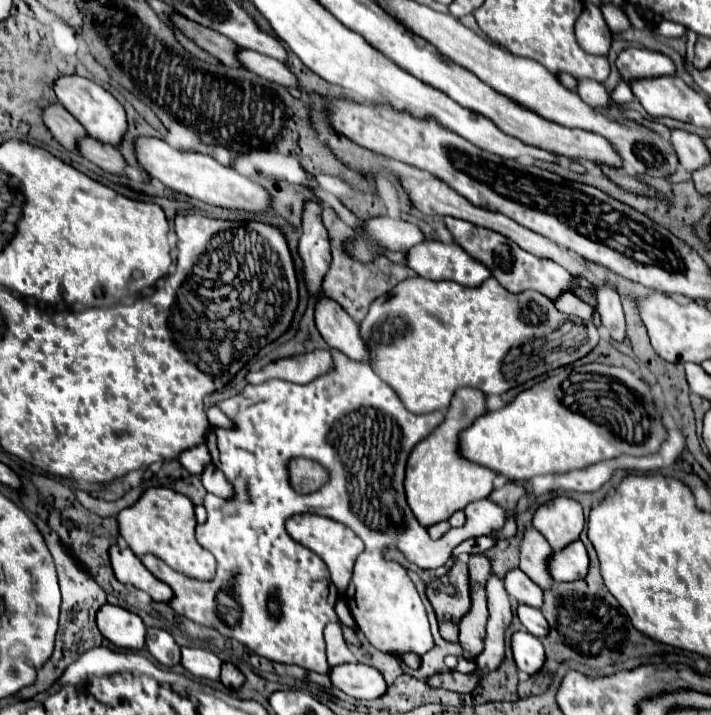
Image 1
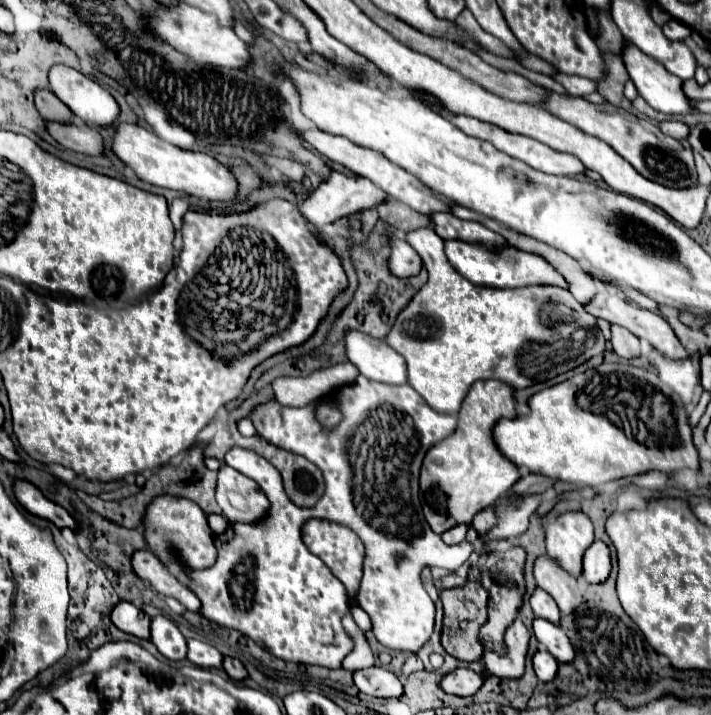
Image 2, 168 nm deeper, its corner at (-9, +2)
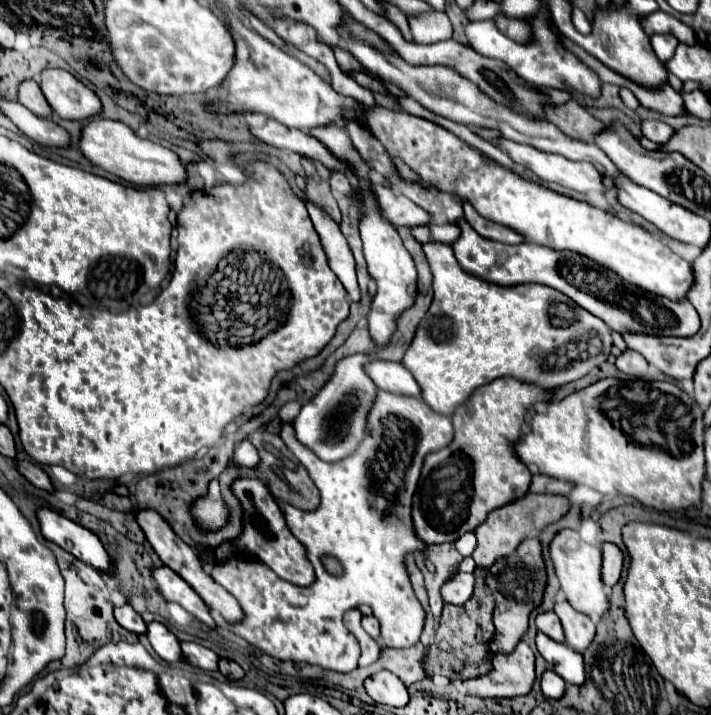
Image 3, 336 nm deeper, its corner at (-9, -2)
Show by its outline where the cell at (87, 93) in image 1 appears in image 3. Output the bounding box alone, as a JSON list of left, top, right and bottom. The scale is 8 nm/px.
[40,69,102,121]

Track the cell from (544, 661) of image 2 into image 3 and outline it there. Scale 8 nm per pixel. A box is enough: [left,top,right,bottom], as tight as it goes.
[542,669,564,699]

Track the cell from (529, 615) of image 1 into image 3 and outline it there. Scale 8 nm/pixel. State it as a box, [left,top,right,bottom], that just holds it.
[536,633,586,685]

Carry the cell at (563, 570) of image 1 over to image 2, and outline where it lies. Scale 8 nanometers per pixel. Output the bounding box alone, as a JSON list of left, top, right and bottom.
[582,541,610,583]

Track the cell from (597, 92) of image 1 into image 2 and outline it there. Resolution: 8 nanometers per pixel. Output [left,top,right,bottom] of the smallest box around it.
[554,75,598,95]

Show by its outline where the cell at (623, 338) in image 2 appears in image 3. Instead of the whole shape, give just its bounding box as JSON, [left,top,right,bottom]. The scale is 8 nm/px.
[616,351,648,377]

